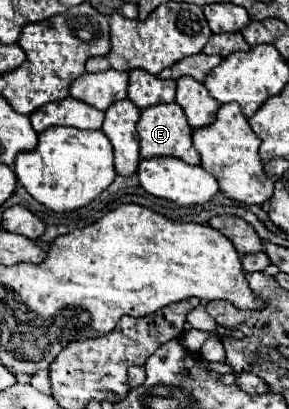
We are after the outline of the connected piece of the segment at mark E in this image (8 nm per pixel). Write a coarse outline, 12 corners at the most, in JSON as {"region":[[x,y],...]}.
{"region":[[176,104],[144,108],[140,156],[198,164],[190,124]]}

